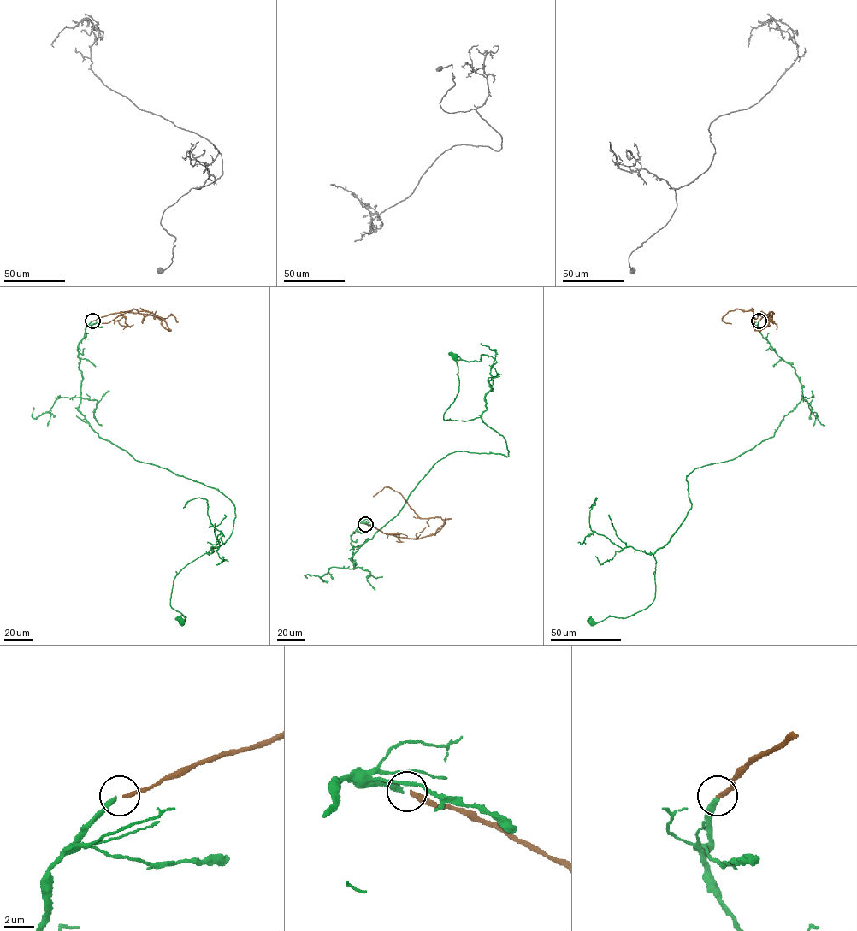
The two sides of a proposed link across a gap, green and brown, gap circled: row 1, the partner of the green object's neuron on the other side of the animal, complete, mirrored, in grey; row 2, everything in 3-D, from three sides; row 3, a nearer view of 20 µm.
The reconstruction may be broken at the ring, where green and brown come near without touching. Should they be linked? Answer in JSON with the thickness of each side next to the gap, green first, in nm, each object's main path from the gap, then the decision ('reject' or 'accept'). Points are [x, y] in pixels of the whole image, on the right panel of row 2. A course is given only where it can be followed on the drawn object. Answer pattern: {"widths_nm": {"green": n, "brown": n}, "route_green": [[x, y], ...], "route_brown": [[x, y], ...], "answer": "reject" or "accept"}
{"widths_nm": {"green": 340, "brown": 320}, "route_green": [[759, 321], [802, 398], [773, 436], [686, 476], [691, 509], [653, 553], [654, 600], [592, 622]], "route_brown": [[759, 321], [773, 313], [769, 324], [756, 330], [752, 326], [753, 311], [735, 309], [722, 318], [731, 323]], "answer": "accept"}

